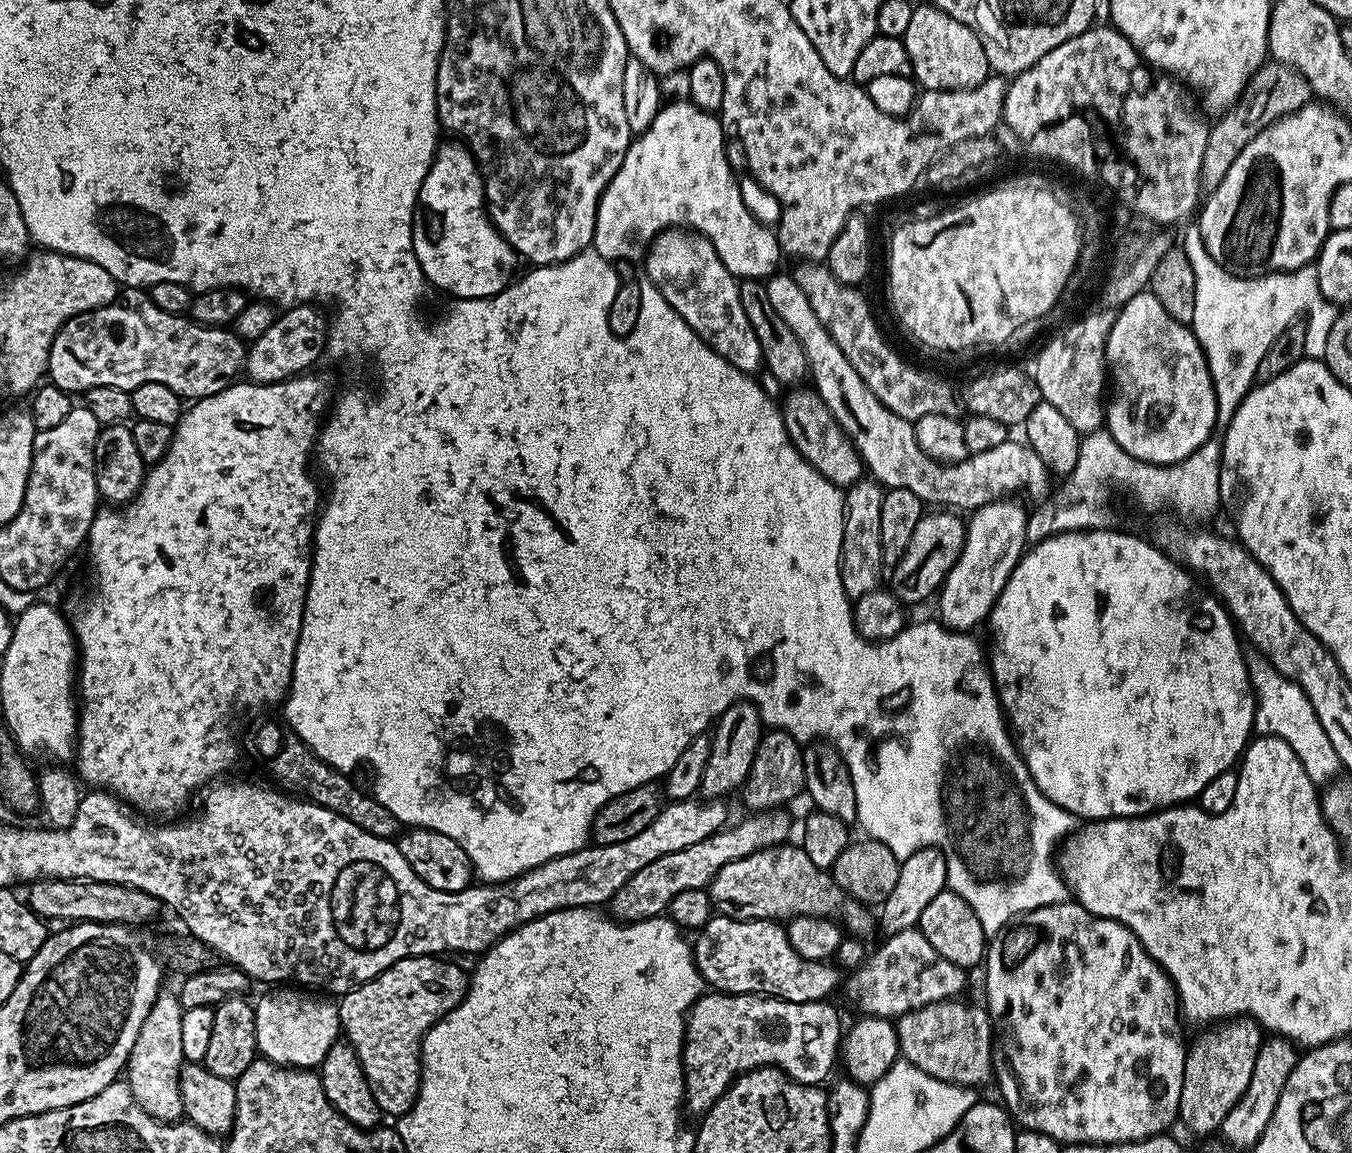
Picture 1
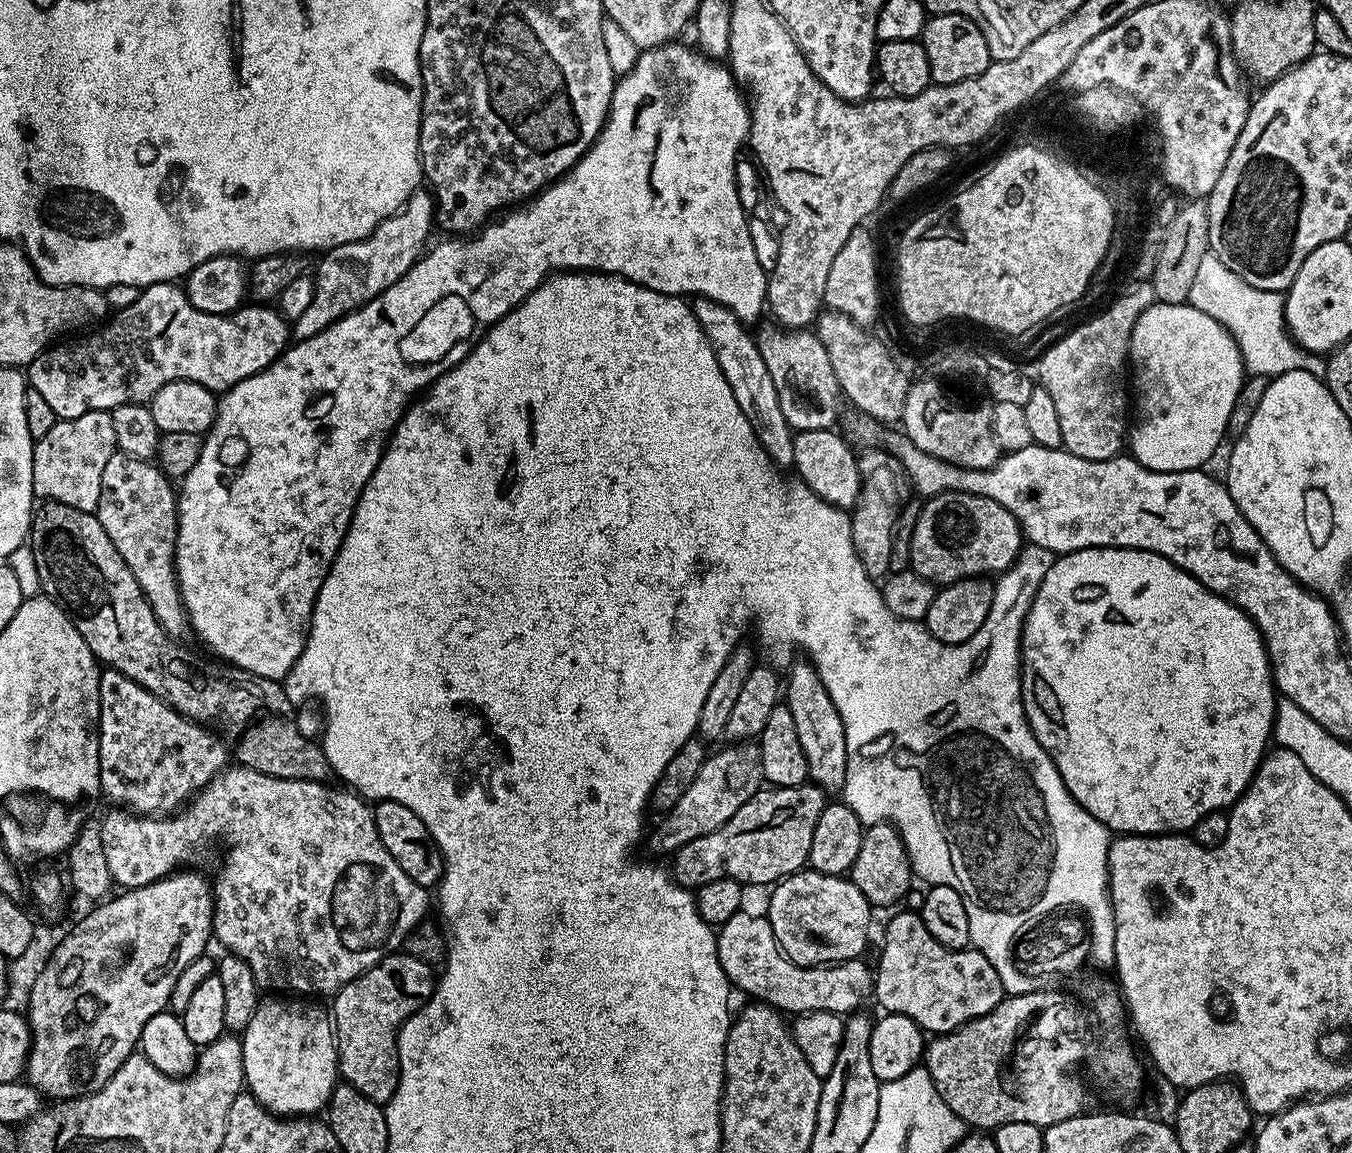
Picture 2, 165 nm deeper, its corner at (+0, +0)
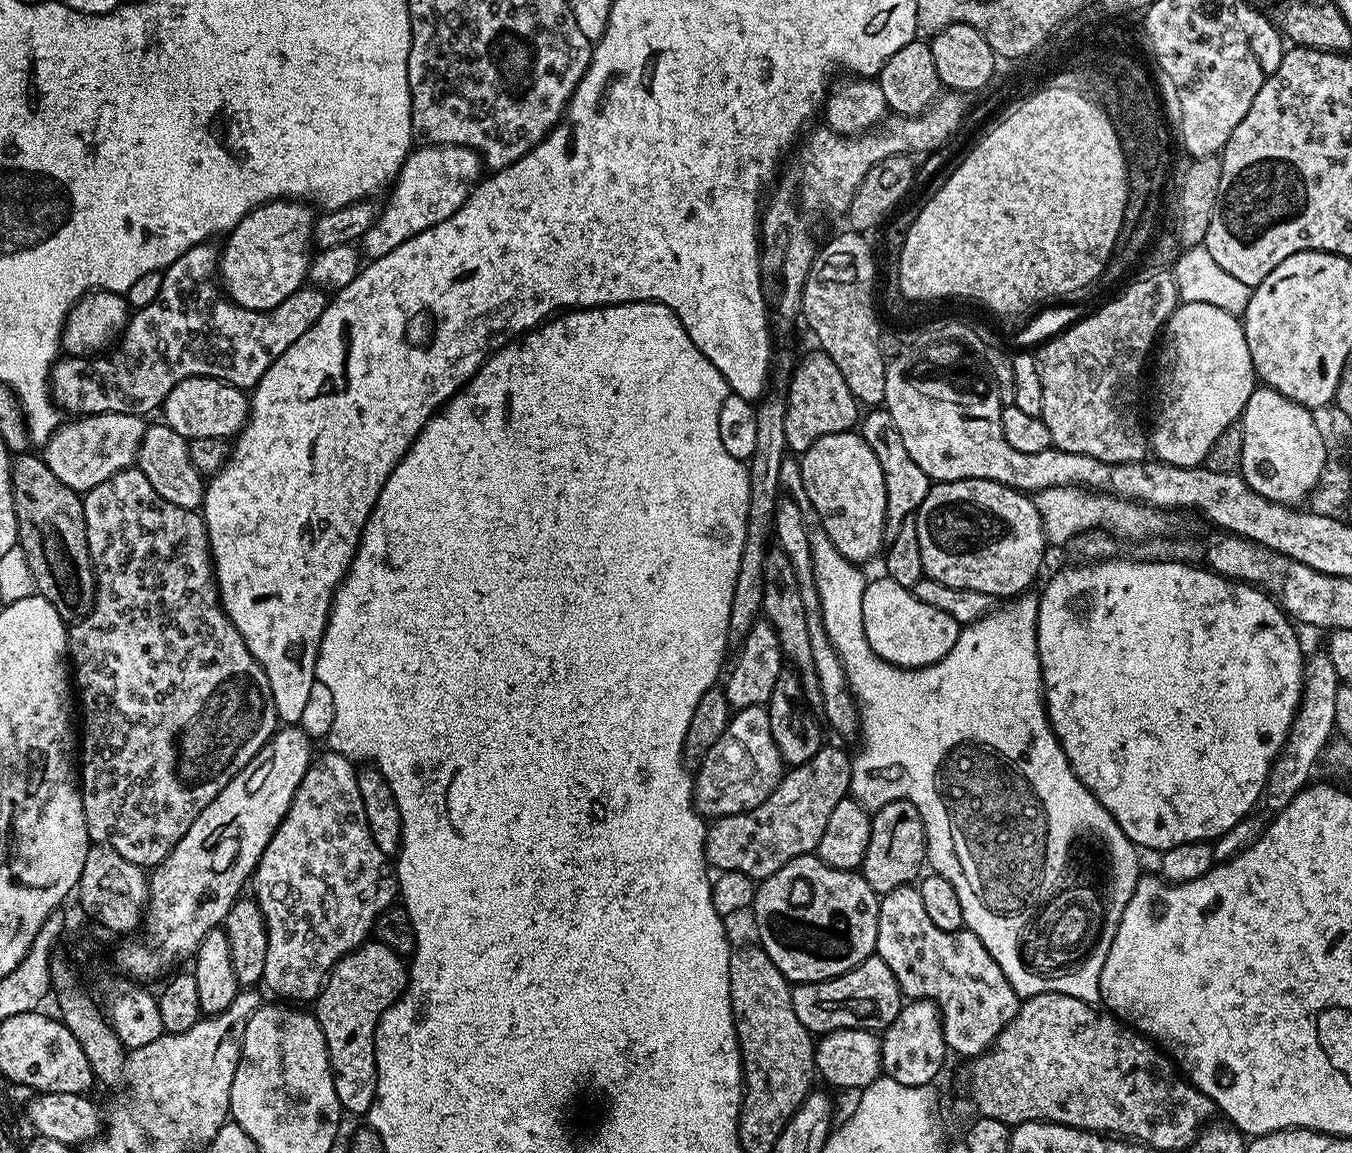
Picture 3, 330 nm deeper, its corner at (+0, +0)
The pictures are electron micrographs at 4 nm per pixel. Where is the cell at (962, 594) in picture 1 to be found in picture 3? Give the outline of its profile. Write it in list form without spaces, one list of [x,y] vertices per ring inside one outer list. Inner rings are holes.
[[[880,574],[877,580],[869,579],[864,585],[862,626],[880,658],[899,668],[925,668],[946,658],[954,650],[962,627],[946,610],[934,610],[934,606],[918,602],[911,588],[898,586],[887,574]]]

